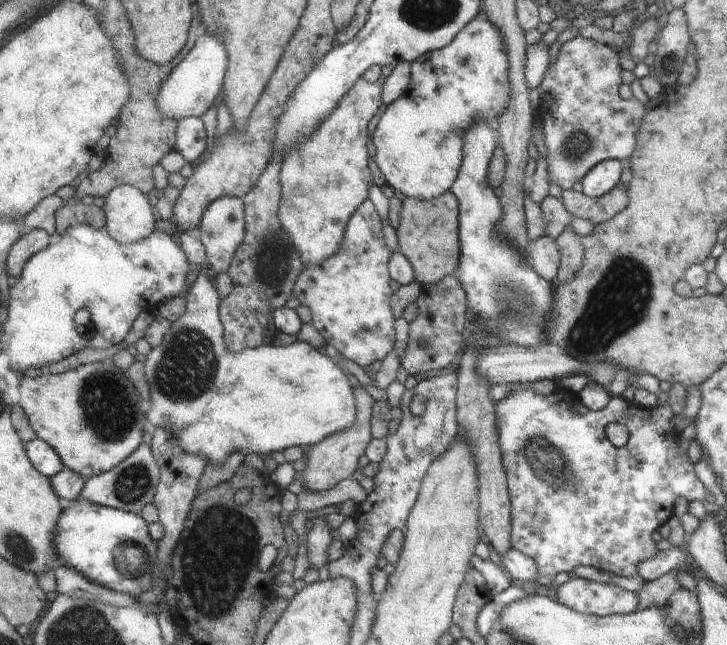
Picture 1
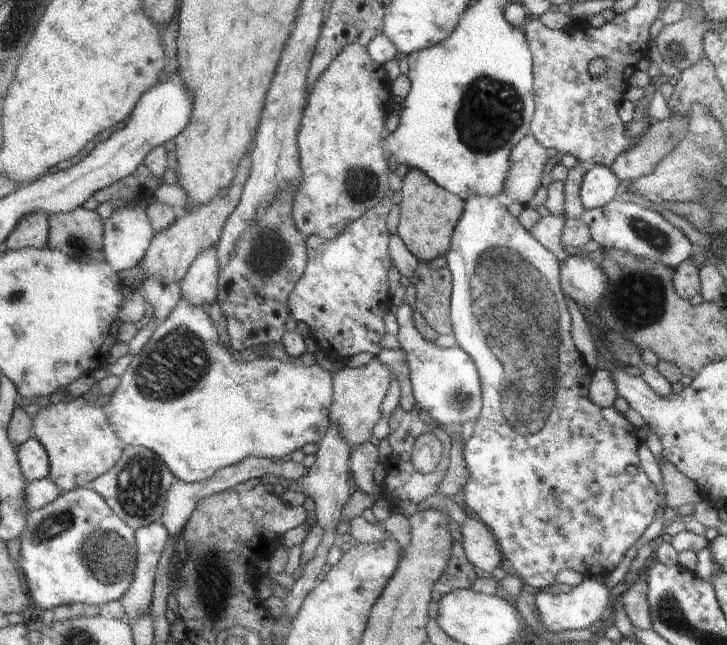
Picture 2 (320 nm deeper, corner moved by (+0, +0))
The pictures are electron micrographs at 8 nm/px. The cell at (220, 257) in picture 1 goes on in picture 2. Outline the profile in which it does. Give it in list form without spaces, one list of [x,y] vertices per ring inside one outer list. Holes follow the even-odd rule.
[[[216,246],[200,252],[200,256],[196,258],[195,264],[181,283],[184,297],[190,302],[196,302],[196,306],[210,307],[218,298],[220,270]]]

